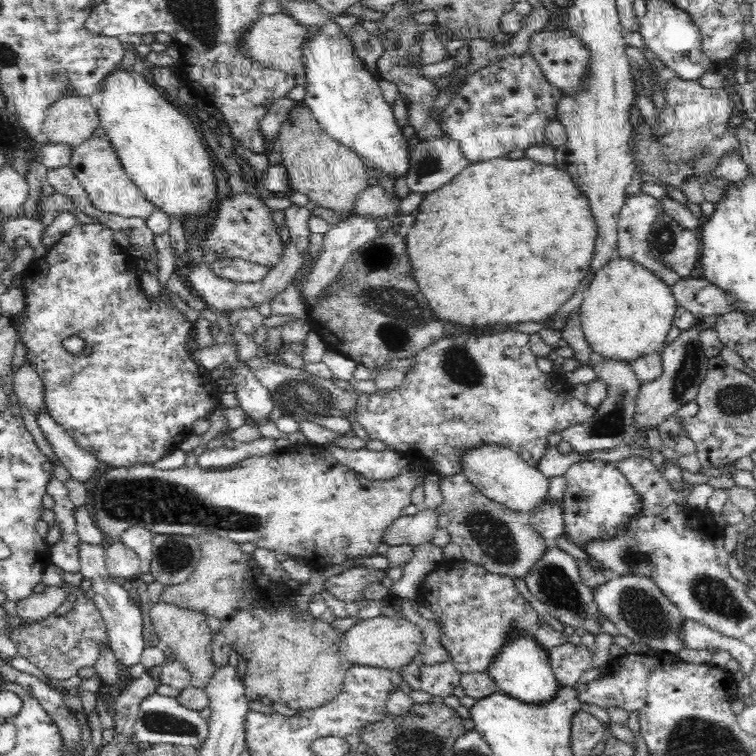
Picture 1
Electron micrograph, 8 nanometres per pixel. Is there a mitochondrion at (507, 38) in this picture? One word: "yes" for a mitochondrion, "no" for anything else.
no

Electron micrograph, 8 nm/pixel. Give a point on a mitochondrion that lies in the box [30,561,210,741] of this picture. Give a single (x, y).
(158, 722)

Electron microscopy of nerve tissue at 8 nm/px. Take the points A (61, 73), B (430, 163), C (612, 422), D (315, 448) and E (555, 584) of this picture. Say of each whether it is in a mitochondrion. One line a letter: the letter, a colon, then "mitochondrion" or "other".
A: mitochondrion
B: mitochondrion
C: mitochondrion
D: other
E: mitochondrion

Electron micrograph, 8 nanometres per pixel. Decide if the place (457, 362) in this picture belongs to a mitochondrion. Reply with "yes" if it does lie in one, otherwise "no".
yes

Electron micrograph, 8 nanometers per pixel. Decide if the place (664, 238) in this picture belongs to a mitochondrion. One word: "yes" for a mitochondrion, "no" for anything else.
yes

